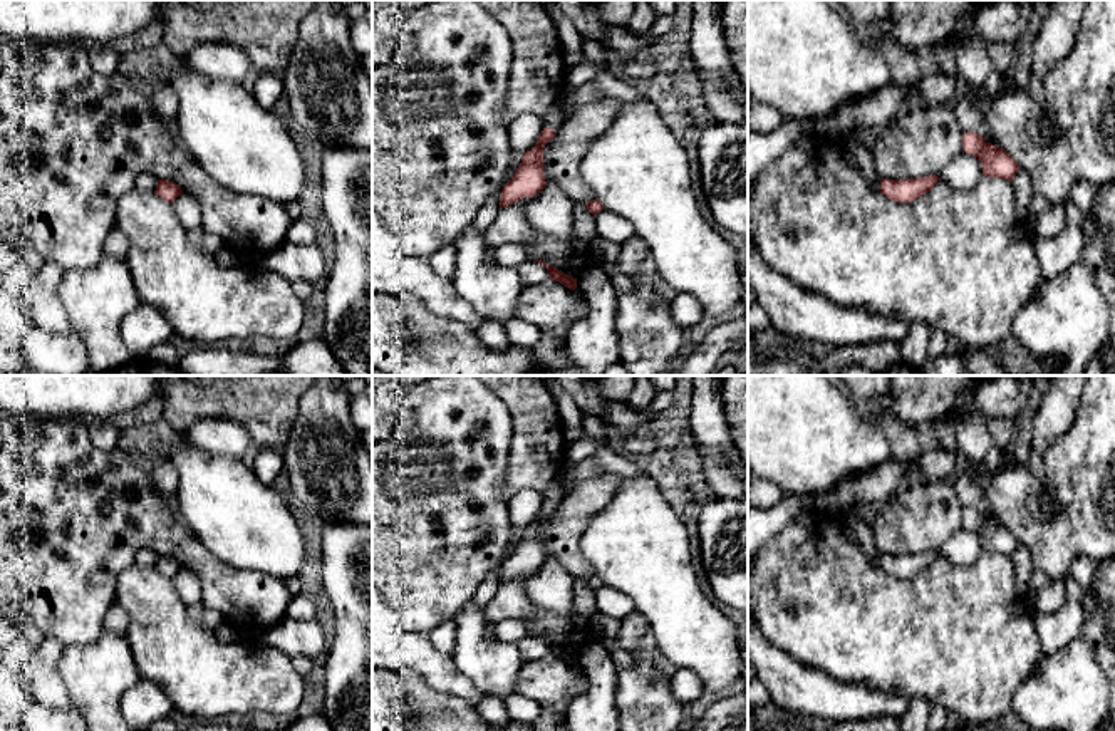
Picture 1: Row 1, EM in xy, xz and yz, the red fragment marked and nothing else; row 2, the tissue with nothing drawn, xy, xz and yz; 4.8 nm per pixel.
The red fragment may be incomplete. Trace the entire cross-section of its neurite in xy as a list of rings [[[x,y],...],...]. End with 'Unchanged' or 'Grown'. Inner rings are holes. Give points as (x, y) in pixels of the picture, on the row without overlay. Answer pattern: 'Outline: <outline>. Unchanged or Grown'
Outline: [[[161,553],[154,568],[164,577],[173,578],[183,567],[176,558]]]. Unchanged

